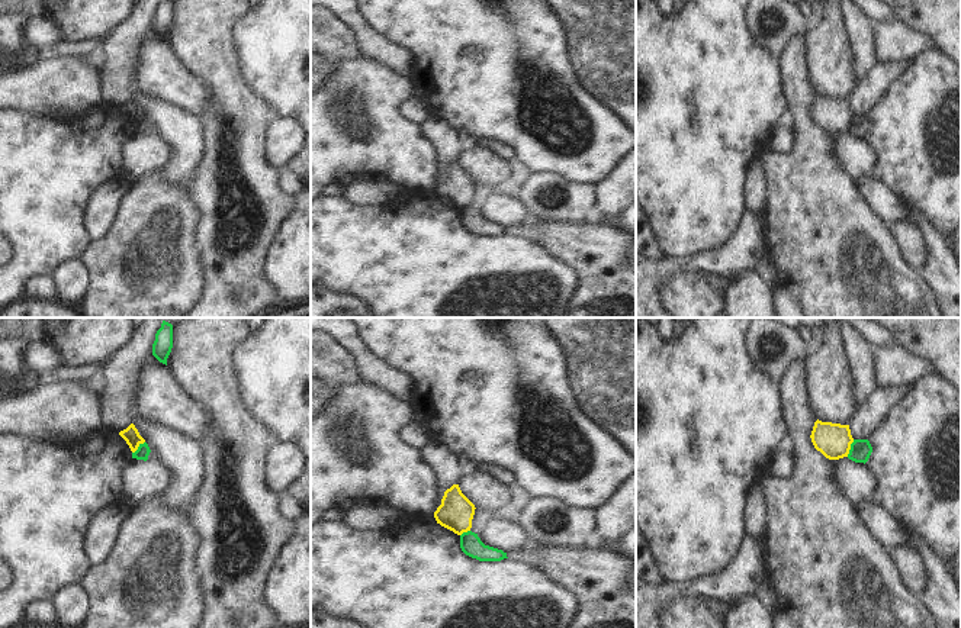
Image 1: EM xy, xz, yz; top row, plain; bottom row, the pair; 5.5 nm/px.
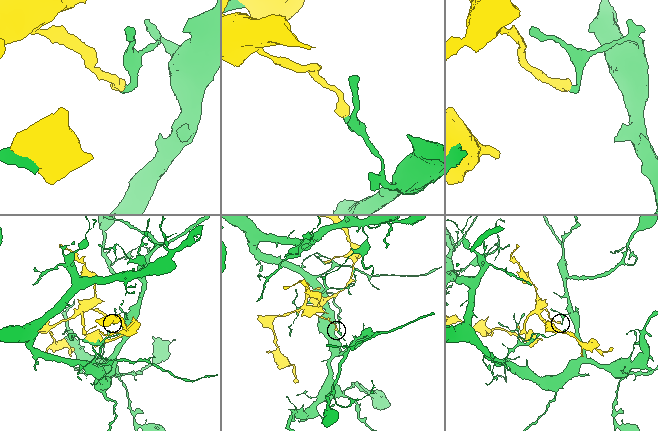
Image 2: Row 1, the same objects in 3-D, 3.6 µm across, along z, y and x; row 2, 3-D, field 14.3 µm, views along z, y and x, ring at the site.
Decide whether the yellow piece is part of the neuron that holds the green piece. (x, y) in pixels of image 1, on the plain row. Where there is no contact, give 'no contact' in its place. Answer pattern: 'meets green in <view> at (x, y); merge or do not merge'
meets green in yz at (851, 124); do not merge

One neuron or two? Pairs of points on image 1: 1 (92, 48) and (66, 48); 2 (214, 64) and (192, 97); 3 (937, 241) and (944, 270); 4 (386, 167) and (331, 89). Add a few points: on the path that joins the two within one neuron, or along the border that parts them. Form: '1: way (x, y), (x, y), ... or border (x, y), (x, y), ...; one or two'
1: way (86, 48), (71, 48); one
2: border (177, 60), (208, 87), (208, 103), (199, 115); two
3: way (937, 248), (941, 263); one
4: way (379, 148), (353, 122), (353, 110), (350, 108); one

